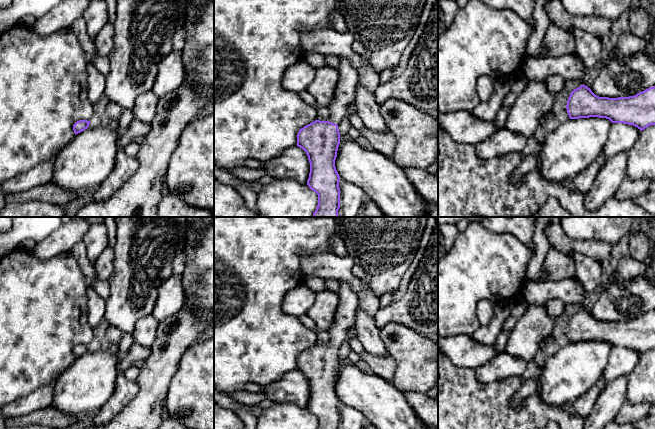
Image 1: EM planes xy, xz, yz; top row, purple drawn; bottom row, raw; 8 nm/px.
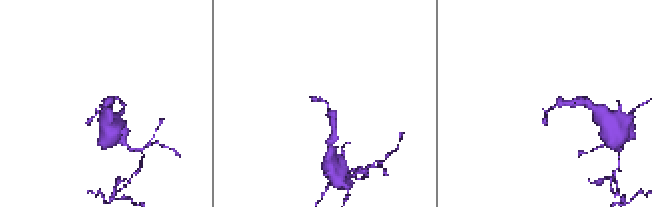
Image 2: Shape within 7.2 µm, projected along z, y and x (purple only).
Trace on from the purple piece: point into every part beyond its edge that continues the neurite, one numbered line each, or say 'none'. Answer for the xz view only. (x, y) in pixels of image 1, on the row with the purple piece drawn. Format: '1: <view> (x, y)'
1: xz (348, 81)

